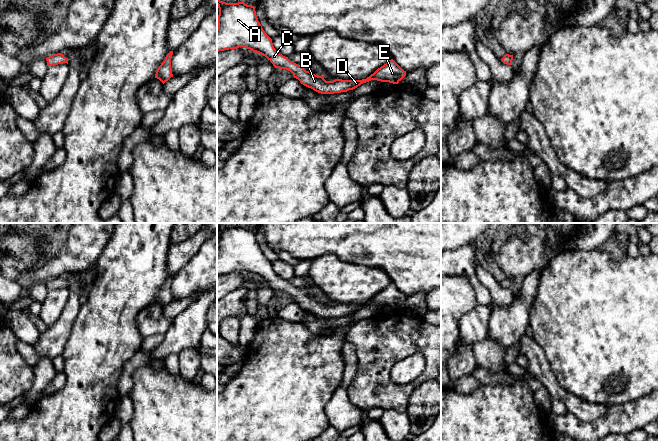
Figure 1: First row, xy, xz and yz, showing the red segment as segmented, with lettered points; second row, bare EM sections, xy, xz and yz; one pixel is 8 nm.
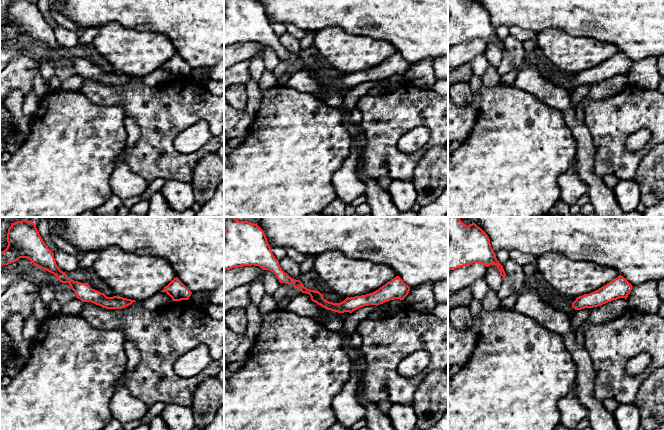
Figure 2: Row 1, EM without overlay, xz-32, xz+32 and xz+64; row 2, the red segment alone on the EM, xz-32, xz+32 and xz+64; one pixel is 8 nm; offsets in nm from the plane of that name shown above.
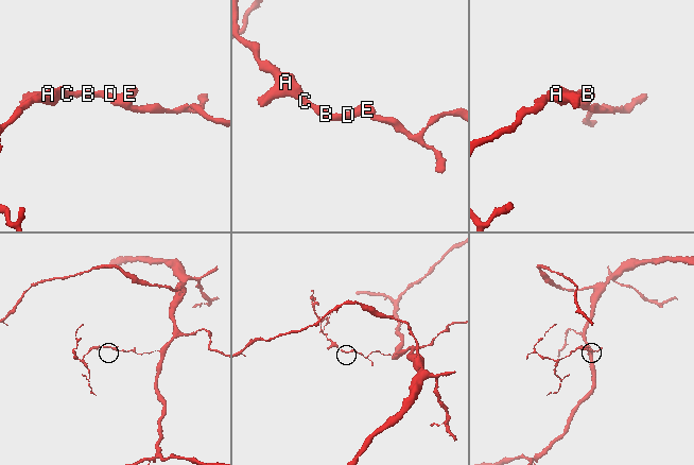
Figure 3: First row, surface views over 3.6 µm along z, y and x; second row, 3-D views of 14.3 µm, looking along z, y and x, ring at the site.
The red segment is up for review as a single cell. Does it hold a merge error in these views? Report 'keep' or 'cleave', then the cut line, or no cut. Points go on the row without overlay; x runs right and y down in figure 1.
keep | no cut

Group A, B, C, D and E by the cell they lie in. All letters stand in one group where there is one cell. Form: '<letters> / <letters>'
A B C D E

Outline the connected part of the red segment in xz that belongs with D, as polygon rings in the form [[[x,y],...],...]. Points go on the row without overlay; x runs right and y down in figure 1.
[[[217,223],[217,276],[245,271],[265,280],[275,292],[286,293],[304,310],[321,318],[334,318],[353,314],[371,304],[398,308],[405,300],[404,295],[393,283],[362,304],[335,303],[326,305],[306,295],[280,278],[273,270],[272,263],[265,257],[258,245],[255,231],[244,226],[226,227]]]

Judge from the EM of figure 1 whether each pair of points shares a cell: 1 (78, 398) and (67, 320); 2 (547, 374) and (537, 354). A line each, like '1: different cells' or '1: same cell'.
1: different cells
2: same cell

